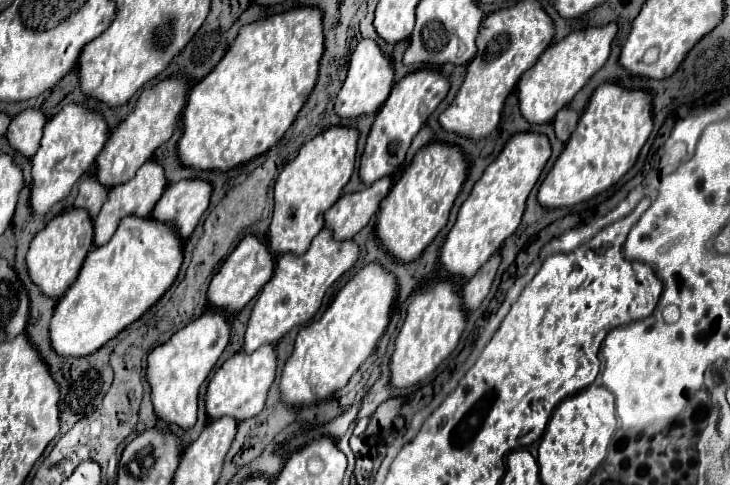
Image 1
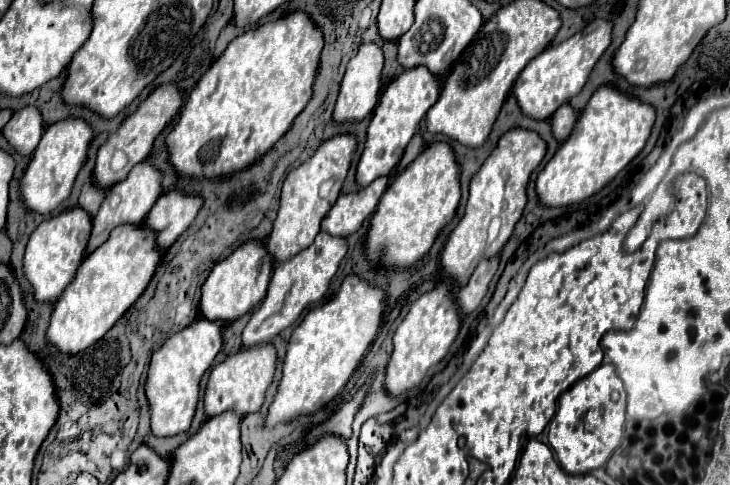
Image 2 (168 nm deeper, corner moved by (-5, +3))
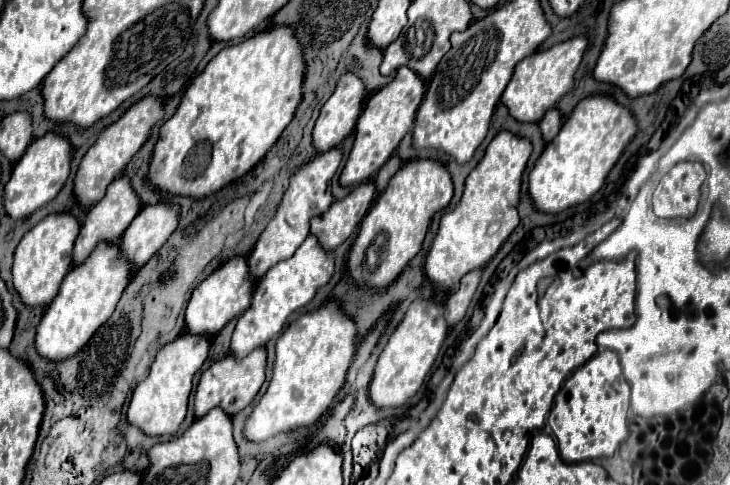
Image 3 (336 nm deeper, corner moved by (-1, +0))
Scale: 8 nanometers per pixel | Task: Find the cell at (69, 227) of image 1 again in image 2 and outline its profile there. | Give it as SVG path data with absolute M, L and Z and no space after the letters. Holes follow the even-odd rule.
M82 207L62 211L56 217L42 221L30 235L24 255L24 277L34 289L36 301L56 301L60 293L74 279L80 261L84 259L84 249L90 237L90 215Z

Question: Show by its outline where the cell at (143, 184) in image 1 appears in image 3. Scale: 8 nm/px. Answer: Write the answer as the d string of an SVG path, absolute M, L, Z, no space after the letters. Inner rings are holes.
M118 176L106 190L104 198L100 202L96 202L88 214L86 214L86 220L82 224L82 230L78 234L78 240L74 244L74 264L82 264L82 260L86 260L86 256L94 250L94 246L102 240L108 240L108 242L120 242L122 234L126 232L126 228L132 224L132 220L136 218L136 214L140 212L142 208L142 202L138 198L138 194L134 192L132 184L130 184L130 178L128 176Z

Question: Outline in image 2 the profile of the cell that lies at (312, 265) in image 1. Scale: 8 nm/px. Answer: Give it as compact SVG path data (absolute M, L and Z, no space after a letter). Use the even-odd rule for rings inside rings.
M320 231L316 241L310 247L300 251L290 261L284 261L284 263L276 265L264 301L252 313L248 325L242 331L242 345L252 347L252 345L258 345L258 343L272 341L272 337L276 337L280 331L290 327L302 315L304 309L308 309L312 303L322 299L326 289L330 287L332 277L338 271L338 265L340 265L342 257L346 255L346 249L348 249L348 245L346 245L344 237L334 237L330 233Z

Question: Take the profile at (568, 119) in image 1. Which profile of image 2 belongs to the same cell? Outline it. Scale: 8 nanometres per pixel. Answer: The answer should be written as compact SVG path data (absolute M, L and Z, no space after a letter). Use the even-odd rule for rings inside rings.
M570 105L558 107L552 115L552 135L558 141L564 141L570 135L574 123L576 123L576 111Z

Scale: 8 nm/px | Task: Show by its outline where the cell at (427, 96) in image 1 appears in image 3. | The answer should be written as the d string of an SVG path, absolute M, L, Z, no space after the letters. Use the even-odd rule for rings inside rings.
M400 68L390 84L386 84L384 88L380 88L376 94L370 96L370 100L366 102L366 108L360 114L358 124L356 124L356 138L354 138L352 152L340 174L342 186L358 186L366 180L372 180L374 174L378 172L378 168L382 168L388 162L388 158L398 148L400 140L412 128L418 106L422 104L424 92L426 92L426 88L424 88L422 78L416 72L412 72L410 68Z

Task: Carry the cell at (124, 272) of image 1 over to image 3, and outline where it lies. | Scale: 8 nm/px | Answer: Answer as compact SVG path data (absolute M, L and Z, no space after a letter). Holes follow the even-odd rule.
M100 242L86 262L74 266L60 286L60 292L42 316L36 332L36 350L48 360L64 360L78 352L94 332L110 318L122 292L130 284L132 266L114 242Z

